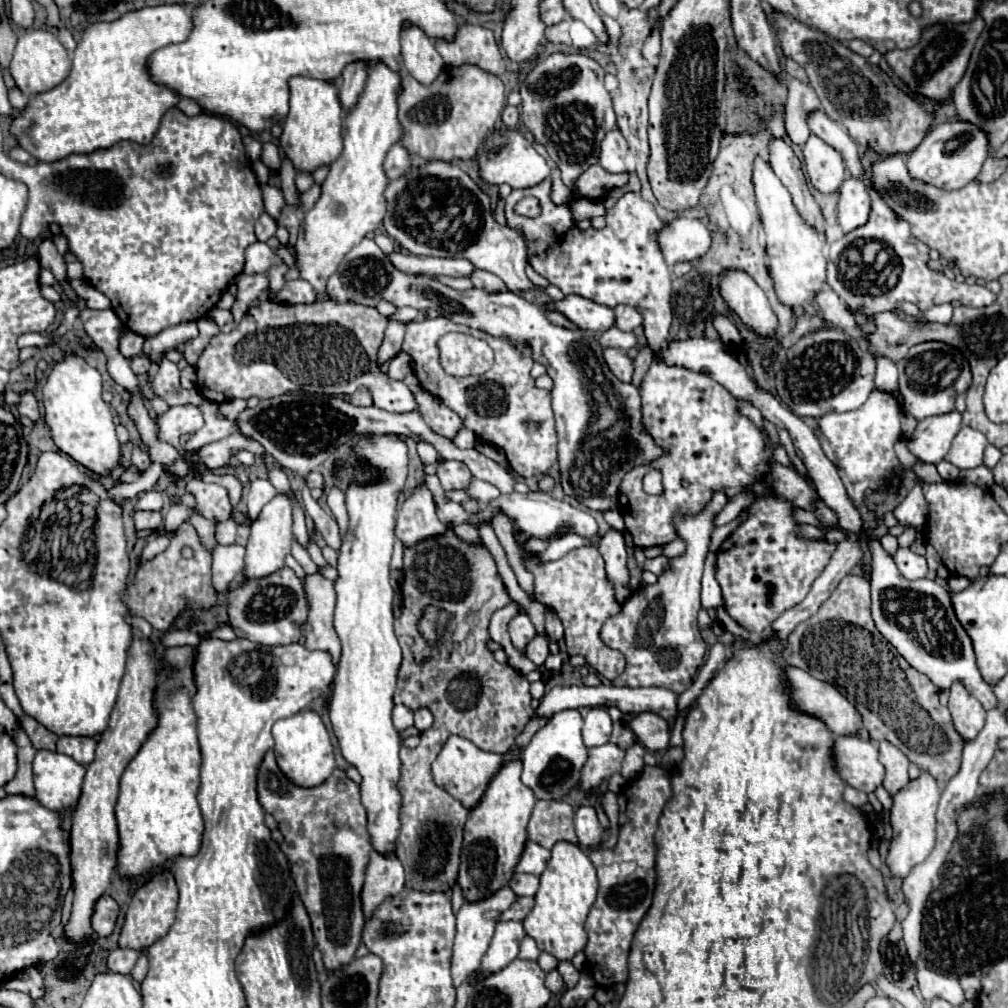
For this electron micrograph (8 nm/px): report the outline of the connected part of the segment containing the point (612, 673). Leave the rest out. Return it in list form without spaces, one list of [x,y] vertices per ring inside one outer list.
[[[584,546],[584,548],[570,550],[558,562],[548,562],[538,566],[534,564],[534,560],[526,560],[526,566],[534,574],[536,600],[552,606],[564,624],[564,640],[566,640],[568,654],[586,656],[588,664],[608,680],[620,676],[624,672],[624,656],[618,650],[604,646],[604,640],[600,638],[600,630],[604,622],[620,614],[622,610],[622,606],[614,600],[614,590],[608,584],[604,572],[604,560],[600,552],[592,546]]]

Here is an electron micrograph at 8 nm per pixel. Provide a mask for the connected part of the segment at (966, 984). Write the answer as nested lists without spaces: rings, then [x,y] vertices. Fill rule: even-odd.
[[[962,976],[962,978],[960,978],[960,986],[962,986],[966,998],[968,998],[970,1002],[974,1002],[976,996],[978,996],[978,990],[980,990],[978,978],[974,978],[974,976]]]

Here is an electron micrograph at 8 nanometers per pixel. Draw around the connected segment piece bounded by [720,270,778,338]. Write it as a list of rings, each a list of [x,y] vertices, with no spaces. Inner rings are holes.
[[[726,270],[720,282],[720,292],[728,306],[756,332],[758,338],[772,338],[776,334],[778,318],[762,288],[746,272]]]

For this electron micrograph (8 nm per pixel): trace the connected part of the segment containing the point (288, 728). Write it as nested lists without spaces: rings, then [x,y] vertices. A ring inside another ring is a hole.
[[[298,712],[286,720],[278,720],[272,728],[274,734],[274,756],[282,774],[294,786],[320,786],[334,770],[334,752],[330,746],[328,732],[316,712]]]

